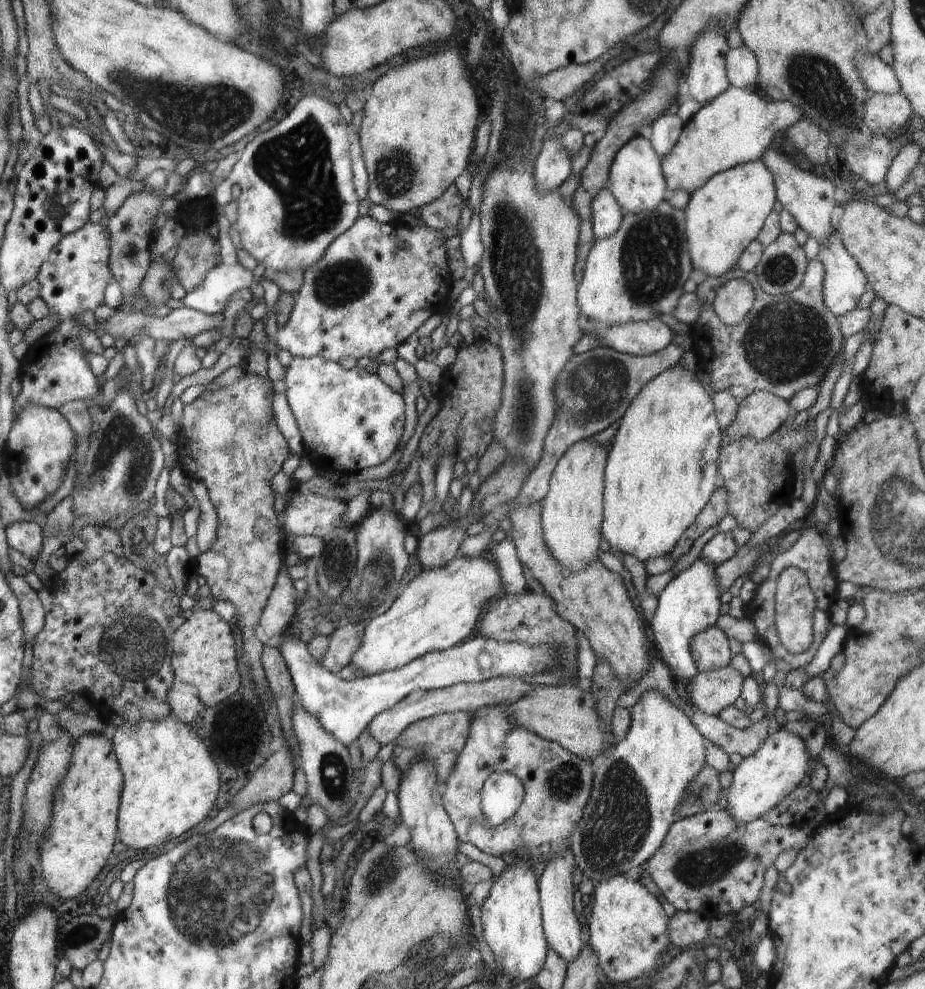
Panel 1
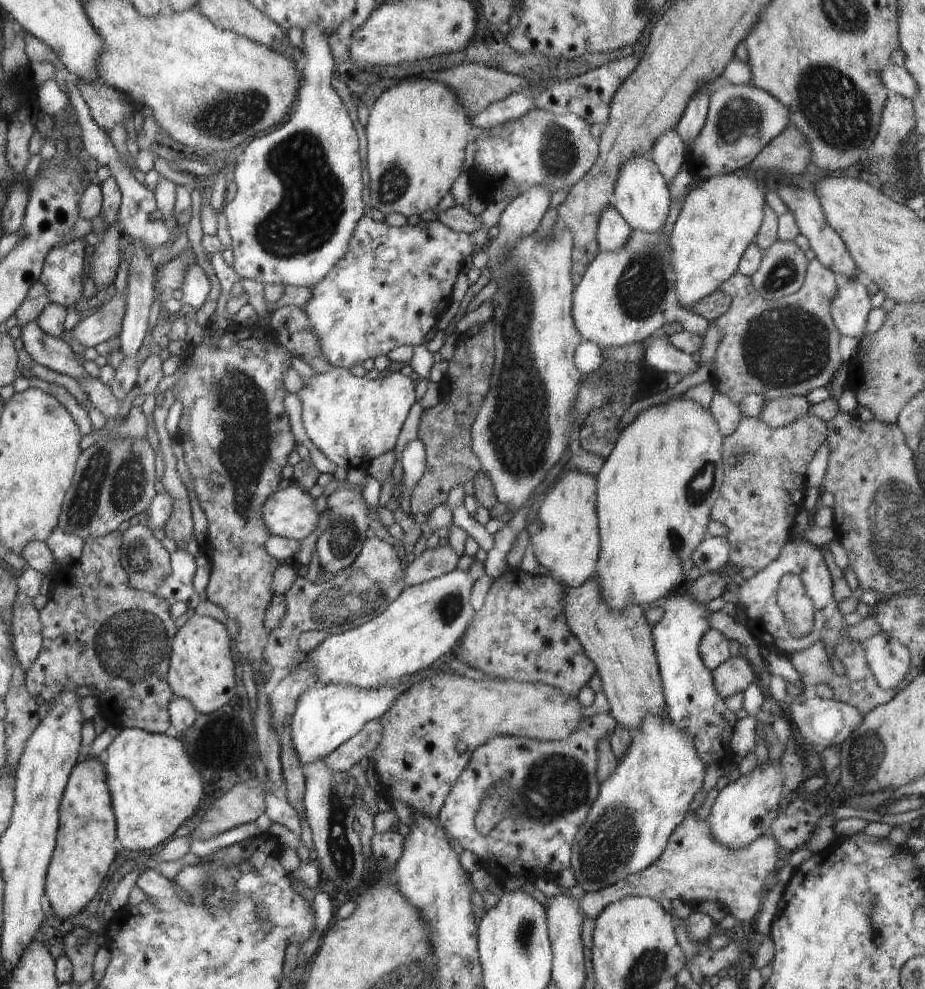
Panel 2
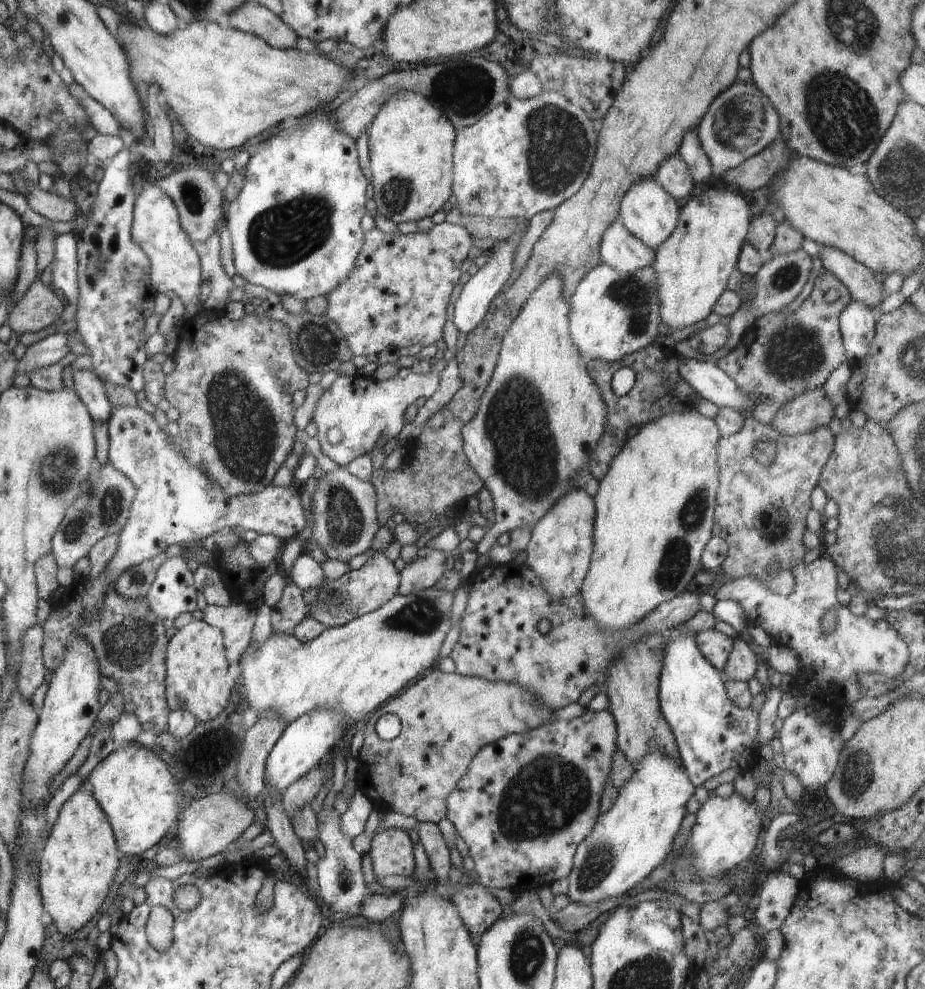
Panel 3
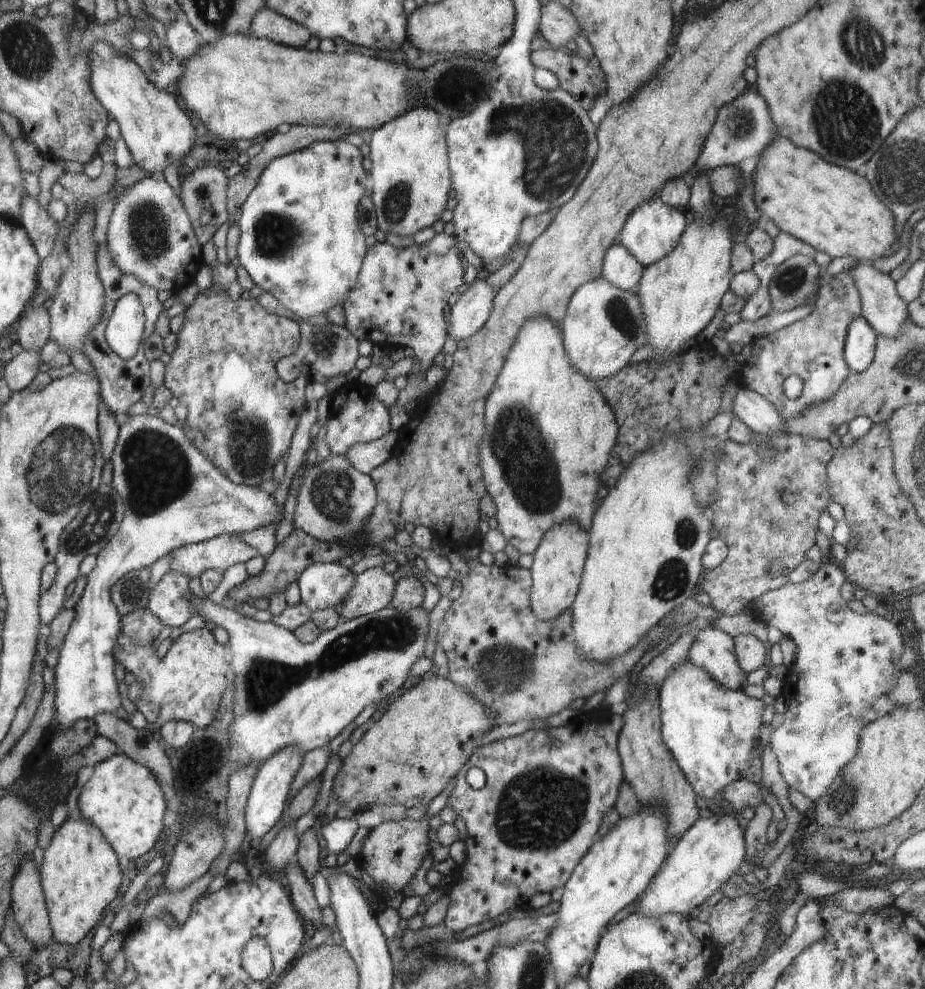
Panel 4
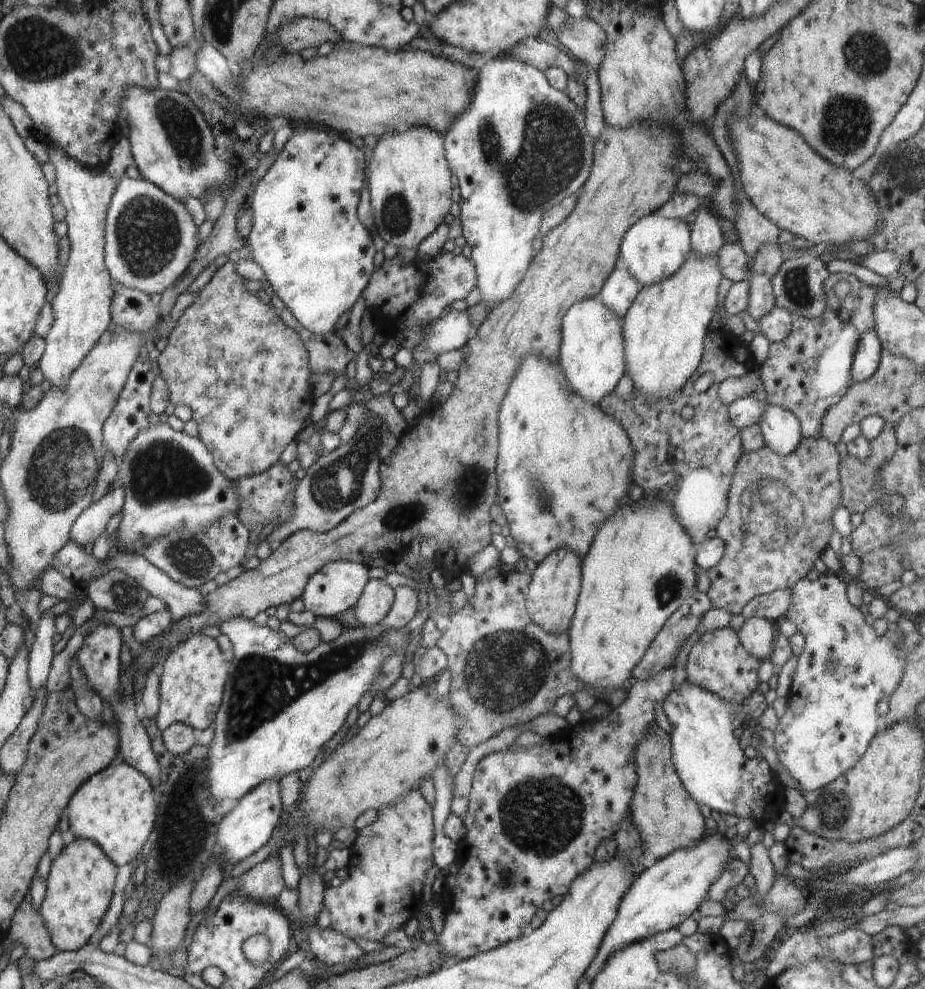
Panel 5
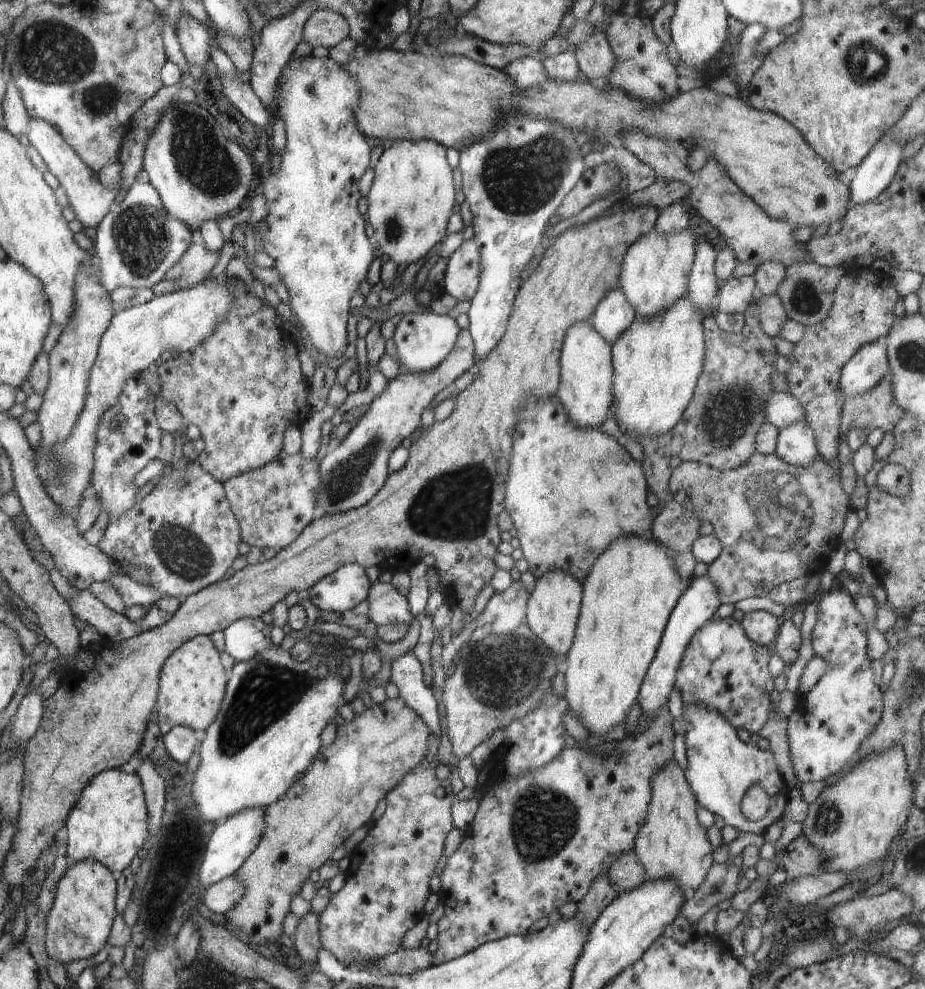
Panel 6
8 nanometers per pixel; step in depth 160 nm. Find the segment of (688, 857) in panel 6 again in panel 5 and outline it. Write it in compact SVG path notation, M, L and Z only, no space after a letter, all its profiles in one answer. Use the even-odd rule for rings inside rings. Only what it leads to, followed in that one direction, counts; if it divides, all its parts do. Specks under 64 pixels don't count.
M656 722L649 726L645 735L638 742L633 761L637 781L631 800L630 814L634 826L640 831L642 848L648 861L656 861L674 852L677 848L694 846L706 832L704 817L699 804L684 788L676 772L669 734Z

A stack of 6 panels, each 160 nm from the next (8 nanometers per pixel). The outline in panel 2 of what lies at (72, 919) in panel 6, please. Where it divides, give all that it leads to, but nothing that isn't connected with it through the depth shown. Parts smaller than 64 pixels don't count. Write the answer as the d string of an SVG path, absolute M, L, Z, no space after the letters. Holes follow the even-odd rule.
M88 757L73 768L68 786L65 788L64 798L60 806L61 828L57 832L56 850L53 852L52 862L49 864L46 879L46 896L48 907L52 913L68 918L78 913L98 892L102 880L108 872L108 866L116 858L116 812L113 808L113 797L110 784L107 783L105 768L98 757Z

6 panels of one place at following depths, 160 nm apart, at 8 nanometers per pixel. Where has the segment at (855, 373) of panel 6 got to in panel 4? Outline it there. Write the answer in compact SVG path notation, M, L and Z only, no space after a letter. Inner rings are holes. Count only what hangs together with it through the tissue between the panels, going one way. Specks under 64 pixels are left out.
M862 315L849 324L843 355L850 371L862 372L870 366L876 350L877 335Z

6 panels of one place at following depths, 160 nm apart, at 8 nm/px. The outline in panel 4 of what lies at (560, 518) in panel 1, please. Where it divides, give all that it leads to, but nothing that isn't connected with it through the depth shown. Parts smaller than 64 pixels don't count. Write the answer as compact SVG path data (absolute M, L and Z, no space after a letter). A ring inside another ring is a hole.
M569 520L555 524L542 537L533 554L530 595L531 609L540 620L549 621L571 608L581 583L588 539L589 531Z

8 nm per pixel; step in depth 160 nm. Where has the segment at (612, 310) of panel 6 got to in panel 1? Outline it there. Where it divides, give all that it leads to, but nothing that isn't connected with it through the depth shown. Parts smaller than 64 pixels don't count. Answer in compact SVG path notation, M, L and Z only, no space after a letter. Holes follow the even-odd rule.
M604 186L594 197L591 209L596 240L610 236L618 230L624 214L608 186Z

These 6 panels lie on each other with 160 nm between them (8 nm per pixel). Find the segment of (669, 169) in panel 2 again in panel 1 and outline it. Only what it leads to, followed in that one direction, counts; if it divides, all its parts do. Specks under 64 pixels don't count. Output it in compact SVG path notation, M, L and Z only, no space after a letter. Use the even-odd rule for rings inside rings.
M675 109L662 113L652 123L652 136L650 136L649 141L660 158L666 156L671 151L671 148L674 148L684 124Z

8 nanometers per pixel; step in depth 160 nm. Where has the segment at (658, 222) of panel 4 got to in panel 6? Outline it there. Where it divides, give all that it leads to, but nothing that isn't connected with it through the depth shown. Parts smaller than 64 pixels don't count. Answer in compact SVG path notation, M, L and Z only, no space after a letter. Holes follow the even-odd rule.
M652 227L628 247L621 266L619 287L635 308L636 317L657 315L686 293L695 246L694 237L688 230L661 233Z

